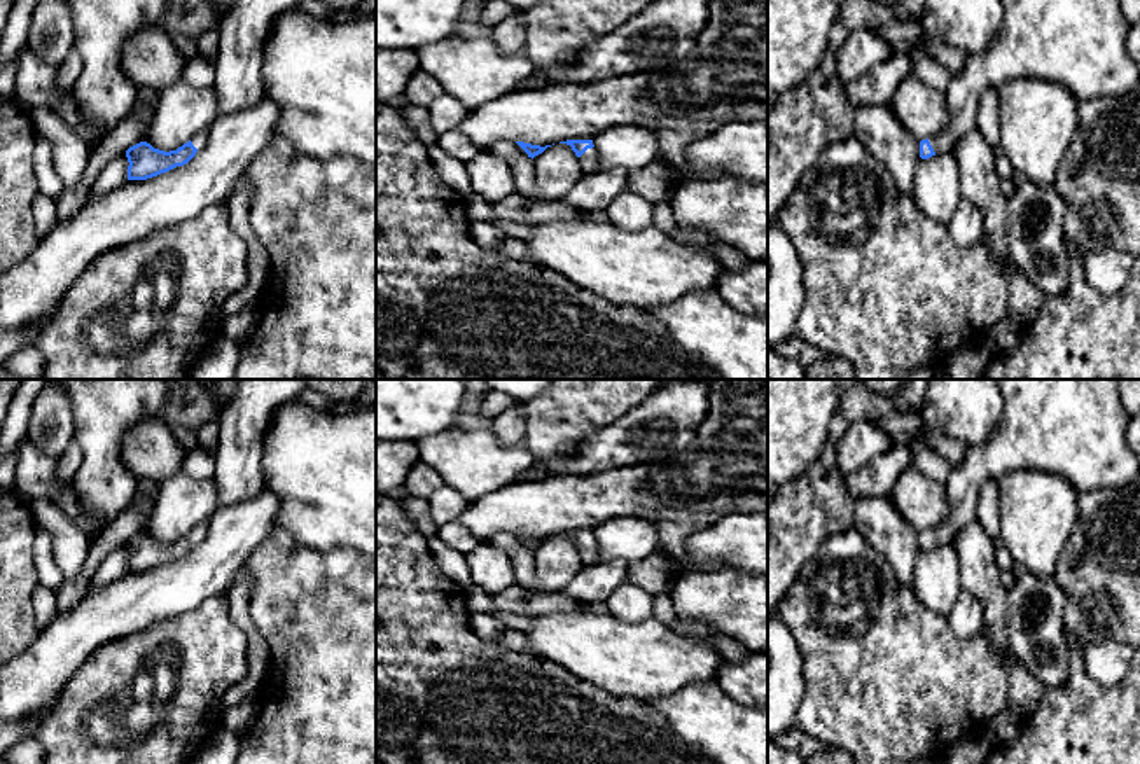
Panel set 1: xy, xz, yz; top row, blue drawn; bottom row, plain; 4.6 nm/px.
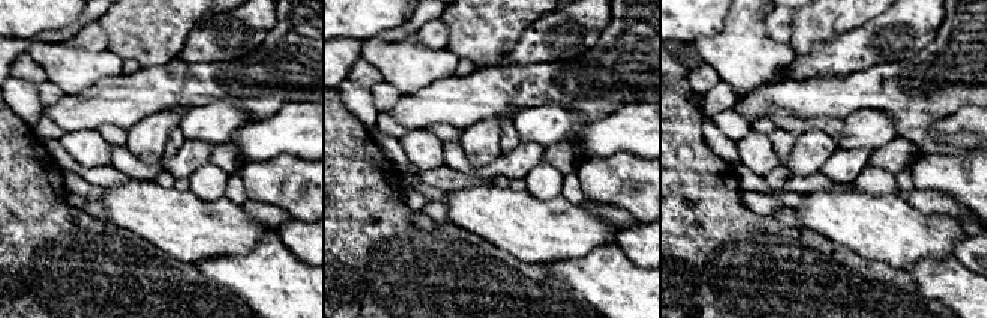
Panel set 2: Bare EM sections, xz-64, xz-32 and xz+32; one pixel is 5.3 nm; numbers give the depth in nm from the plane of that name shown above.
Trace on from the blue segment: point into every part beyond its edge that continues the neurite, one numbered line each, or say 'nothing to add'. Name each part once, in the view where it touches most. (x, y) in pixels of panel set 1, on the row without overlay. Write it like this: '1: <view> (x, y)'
1: xz (588, 553)

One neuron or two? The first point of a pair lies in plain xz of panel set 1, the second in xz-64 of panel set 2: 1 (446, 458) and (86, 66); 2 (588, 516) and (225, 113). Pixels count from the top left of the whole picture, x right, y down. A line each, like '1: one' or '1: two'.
1: one
2: two

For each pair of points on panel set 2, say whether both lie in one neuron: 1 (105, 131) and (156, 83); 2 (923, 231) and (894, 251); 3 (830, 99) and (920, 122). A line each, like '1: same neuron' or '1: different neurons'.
1: different neurons
2: same neuron
3: same neuron

